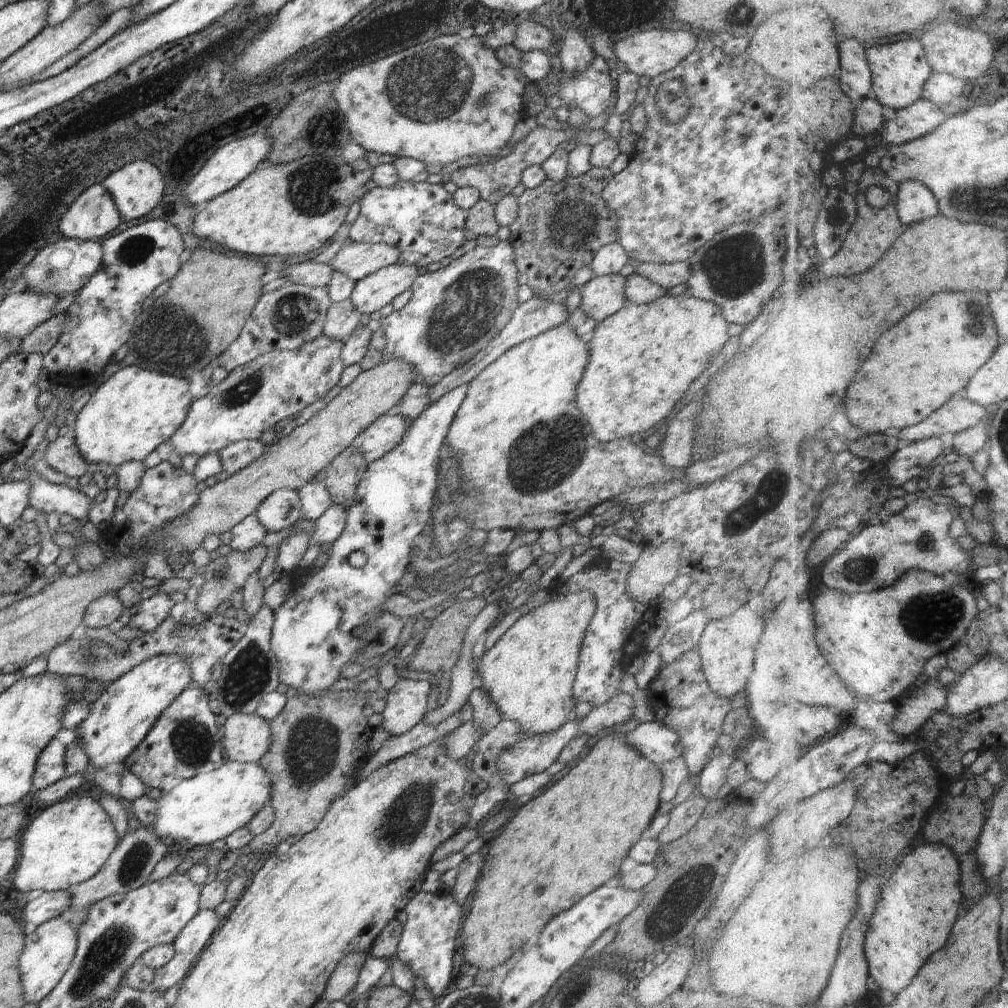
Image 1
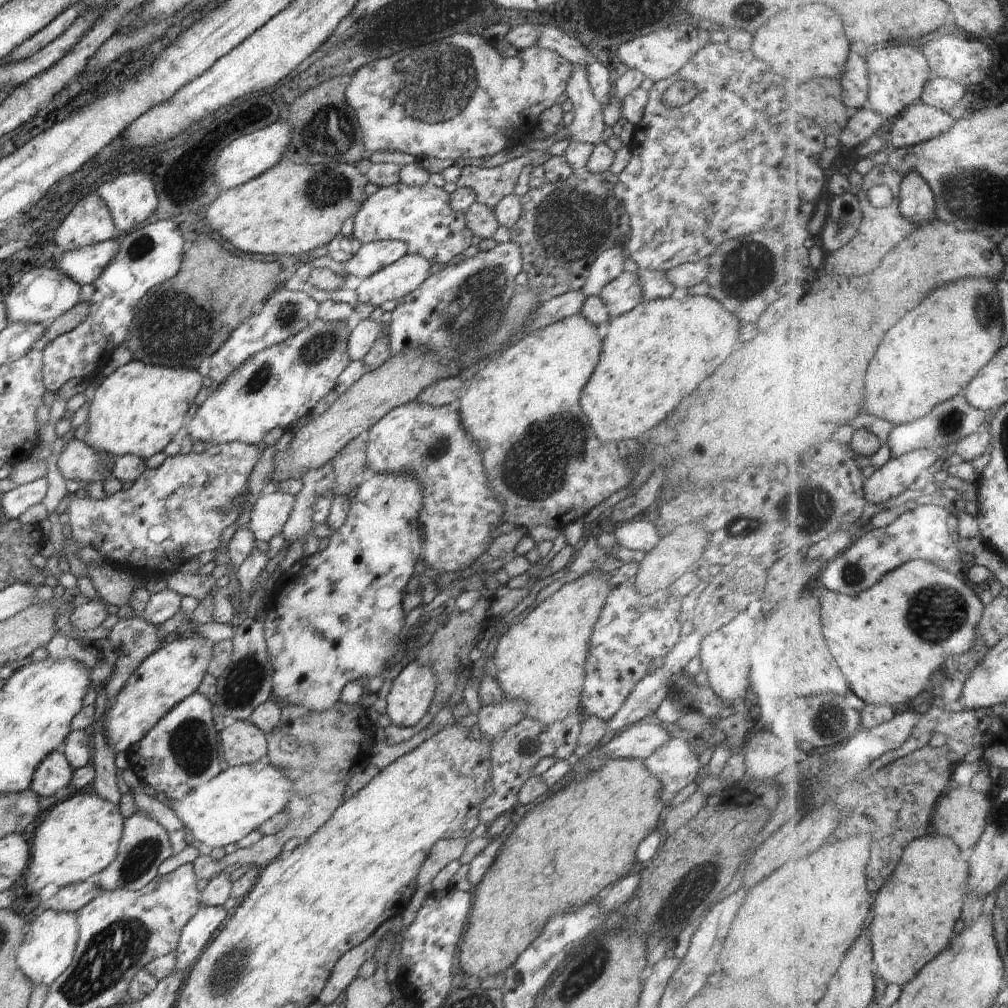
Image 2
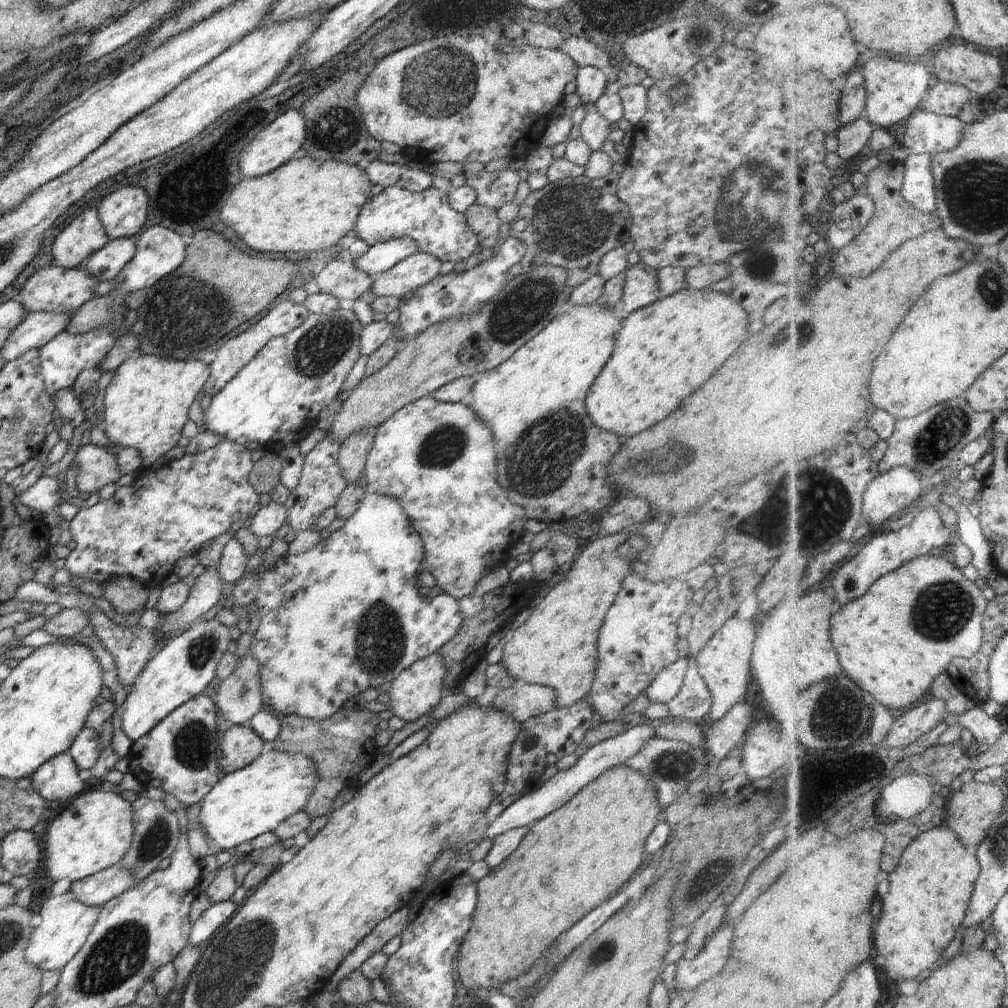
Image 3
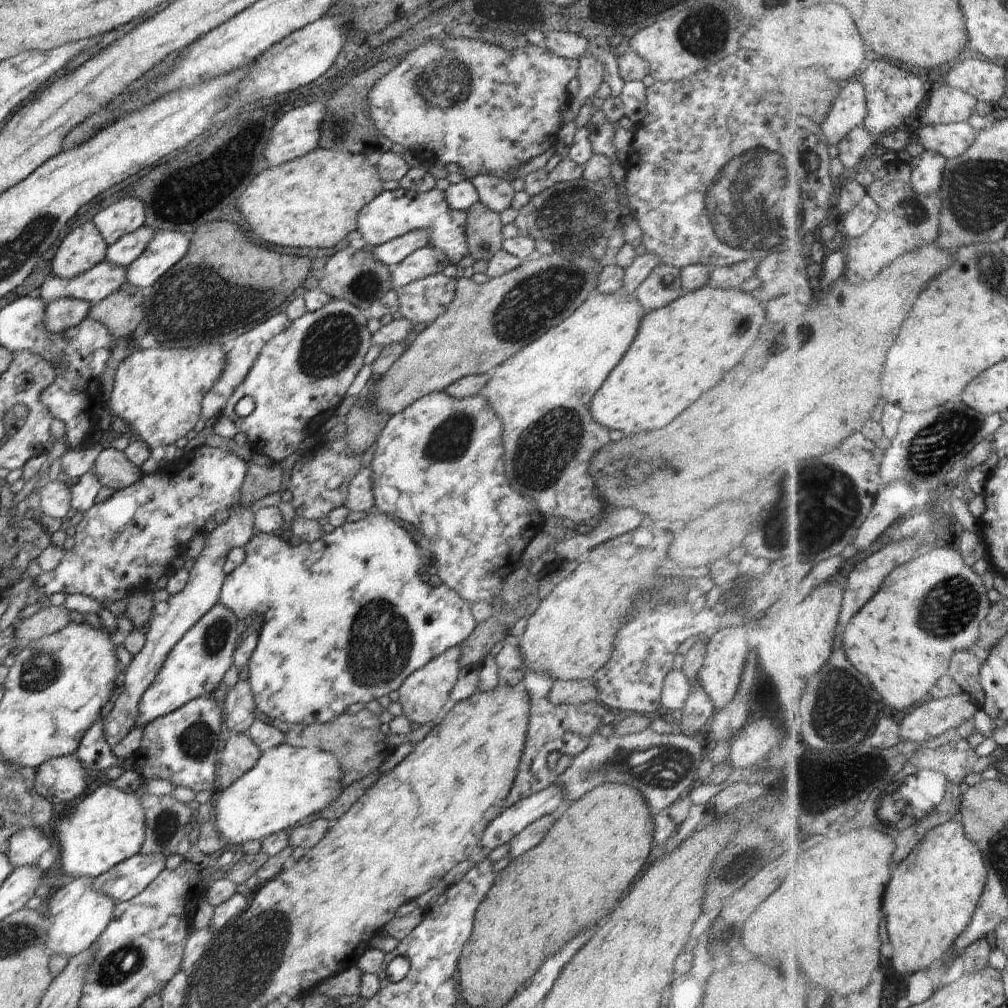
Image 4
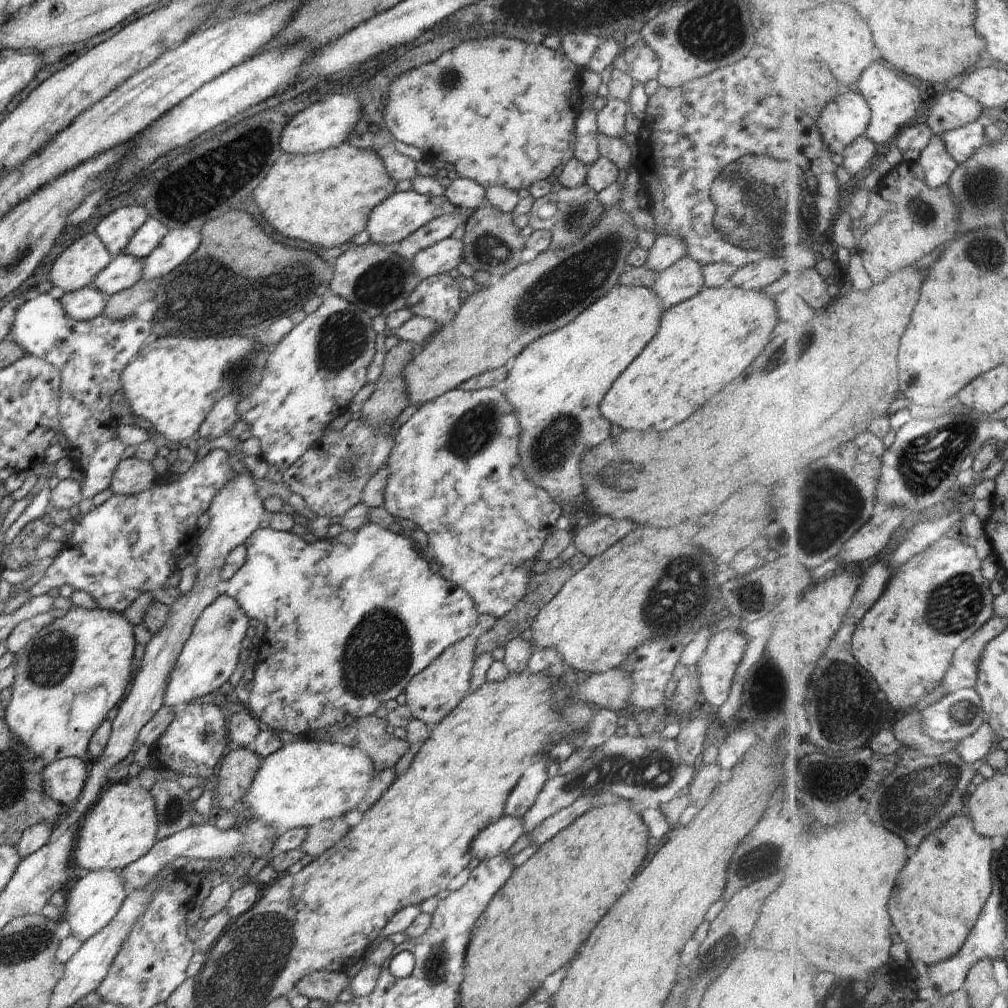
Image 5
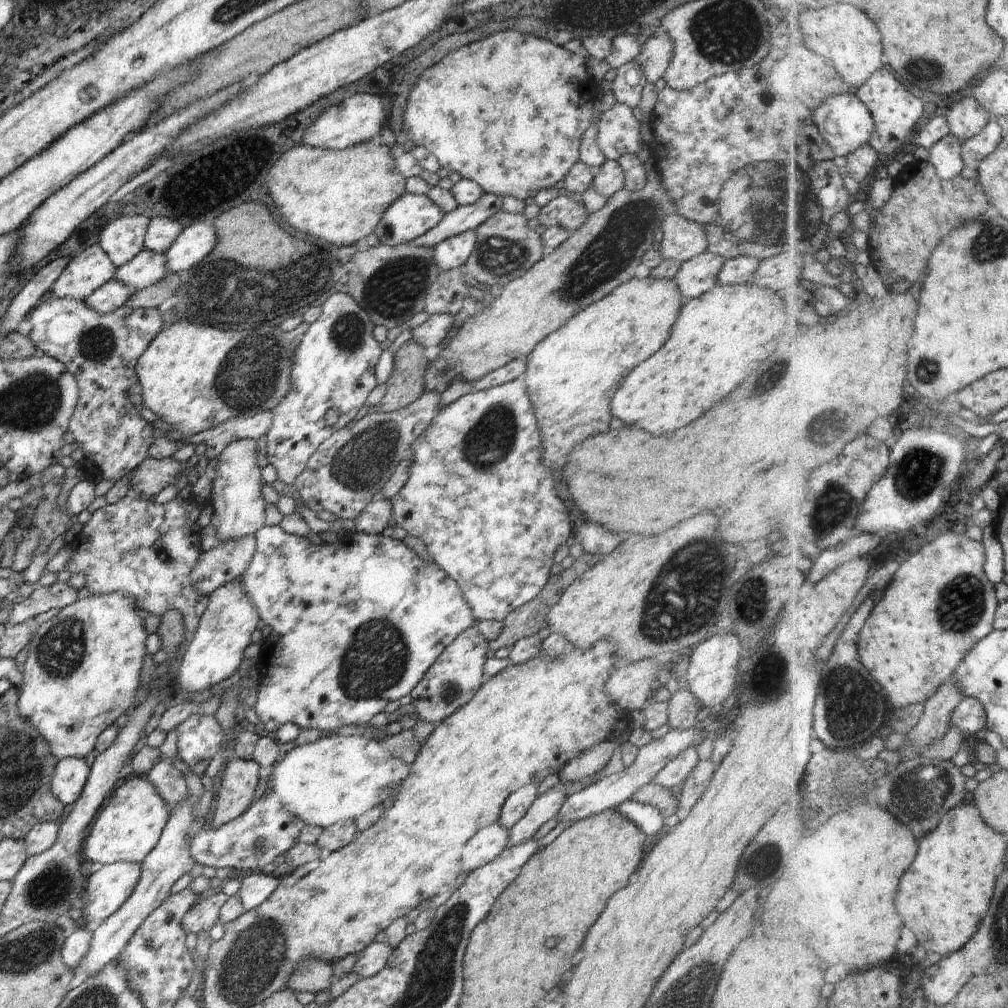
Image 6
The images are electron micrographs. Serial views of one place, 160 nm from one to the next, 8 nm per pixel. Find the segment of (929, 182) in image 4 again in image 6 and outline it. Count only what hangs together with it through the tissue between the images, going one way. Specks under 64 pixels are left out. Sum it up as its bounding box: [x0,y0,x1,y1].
[930,133,968,180]

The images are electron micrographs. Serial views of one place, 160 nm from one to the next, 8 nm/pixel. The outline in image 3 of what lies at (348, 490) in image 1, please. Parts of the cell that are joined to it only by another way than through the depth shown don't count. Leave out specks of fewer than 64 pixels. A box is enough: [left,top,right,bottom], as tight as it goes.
[337,427,374,484]

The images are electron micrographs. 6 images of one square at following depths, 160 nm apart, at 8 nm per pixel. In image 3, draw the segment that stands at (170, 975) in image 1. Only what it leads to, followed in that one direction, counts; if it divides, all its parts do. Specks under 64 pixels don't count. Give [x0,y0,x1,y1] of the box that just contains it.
[188,901,239,946]

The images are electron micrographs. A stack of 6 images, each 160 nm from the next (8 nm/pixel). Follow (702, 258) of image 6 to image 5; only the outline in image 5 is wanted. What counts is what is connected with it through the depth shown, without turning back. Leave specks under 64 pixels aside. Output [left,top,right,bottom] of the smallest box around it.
[654,255,704,310]

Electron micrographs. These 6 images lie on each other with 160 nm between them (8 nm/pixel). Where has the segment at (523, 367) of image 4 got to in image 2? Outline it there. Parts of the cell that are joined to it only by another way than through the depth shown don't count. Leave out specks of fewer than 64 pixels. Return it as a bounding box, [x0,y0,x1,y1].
[460,312,636,530]

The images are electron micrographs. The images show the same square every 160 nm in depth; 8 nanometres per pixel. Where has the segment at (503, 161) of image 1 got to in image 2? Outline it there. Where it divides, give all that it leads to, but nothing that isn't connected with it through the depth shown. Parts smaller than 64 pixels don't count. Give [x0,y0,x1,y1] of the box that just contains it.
[458,67,605,208]

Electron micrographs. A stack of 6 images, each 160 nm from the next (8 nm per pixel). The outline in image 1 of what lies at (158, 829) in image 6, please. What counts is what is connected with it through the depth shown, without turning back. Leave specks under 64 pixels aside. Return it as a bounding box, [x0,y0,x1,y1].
[10,796,119,892]

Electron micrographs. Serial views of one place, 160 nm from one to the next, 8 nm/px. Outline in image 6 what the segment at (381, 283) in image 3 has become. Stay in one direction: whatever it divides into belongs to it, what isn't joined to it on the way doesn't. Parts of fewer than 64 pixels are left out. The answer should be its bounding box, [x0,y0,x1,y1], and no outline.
[433,230,477,272]

